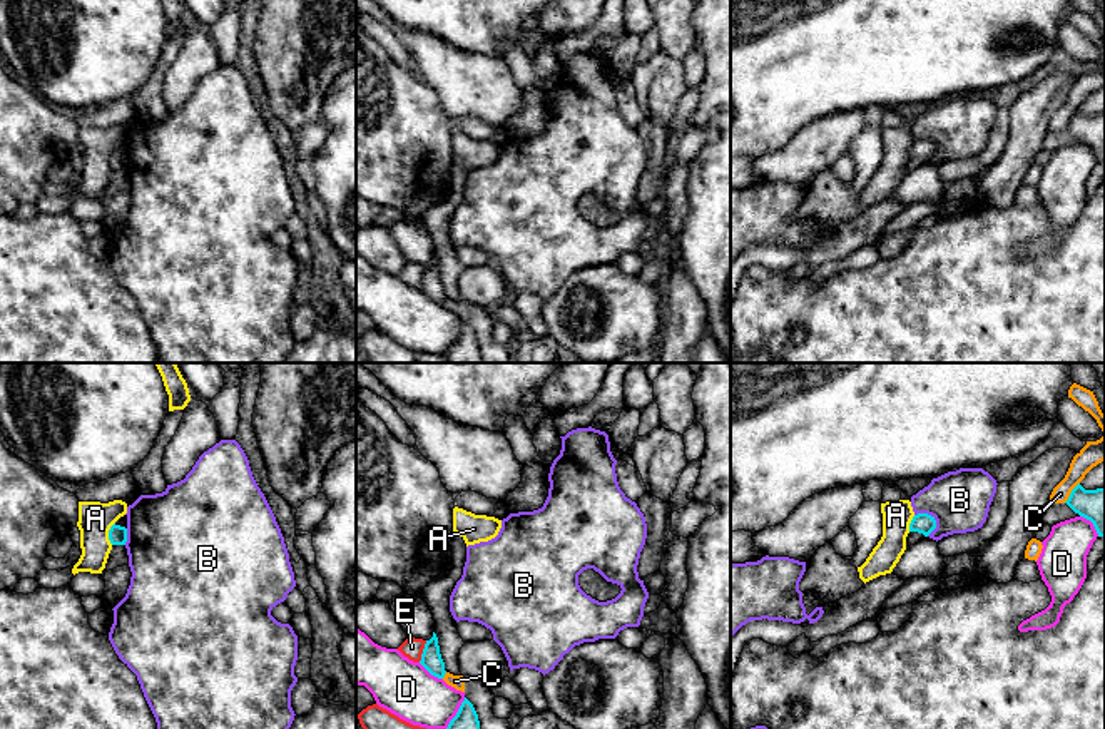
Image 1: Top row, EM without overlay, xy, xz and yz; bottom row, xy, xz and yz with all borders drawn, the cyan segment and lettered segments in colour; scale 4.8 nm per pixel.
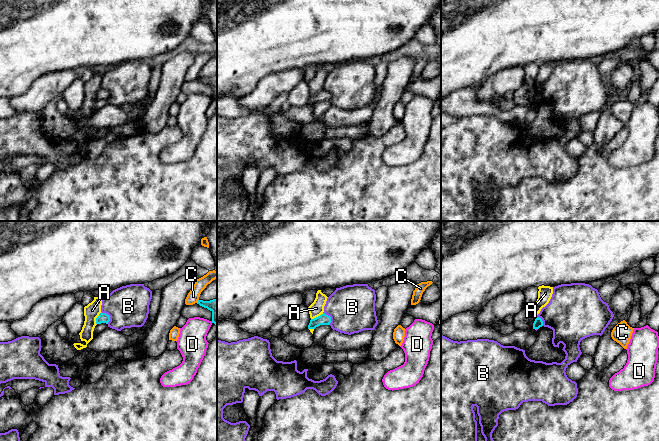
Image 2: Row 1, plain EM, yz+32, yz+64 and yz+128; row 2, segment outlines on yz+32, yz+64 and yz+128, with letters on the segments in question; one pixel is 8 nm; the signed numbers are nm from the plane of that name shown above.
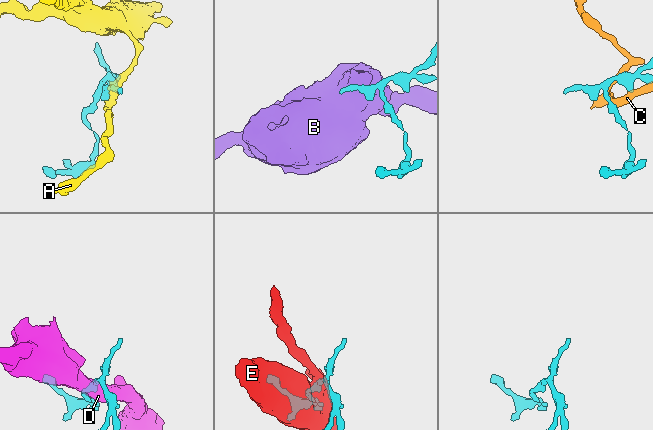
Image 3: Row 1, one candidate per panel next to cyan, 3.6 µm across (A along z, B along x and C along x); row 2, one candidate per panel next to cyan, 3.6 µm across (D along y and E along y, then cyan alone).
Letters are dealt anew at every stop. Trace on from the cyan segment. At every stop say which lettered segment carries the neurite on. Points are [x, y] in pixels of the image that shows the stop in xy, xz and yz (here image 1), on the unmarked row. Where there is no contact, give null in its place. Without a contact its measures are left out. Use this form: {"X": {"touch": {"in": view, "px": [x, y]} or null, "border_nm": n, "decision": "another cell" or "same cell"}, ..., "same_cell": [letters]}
{"A": {"touch": {"in": "xy", "px": [109, 159]}, "border_nm": 110, "decision": "another cell"}, "B": {"touch": {"in": "yz", "px": [935, 146]}, "border_nm": 130, "decision": "another cell"}, "C": {"touch": {"in": "yz", "px": [1072, 117]}, "border_nm": 130, "decision": "another cell"}, "D": {"touch": {"in": "xz", "px": [430, 298]}, "border_nm": 150, "decision": "another cell"}, "E": {"touch": {"in": "xz", "px": [423, 276]}, "border_nm": 110, "decision": "another cell"}, "same_cell": []}

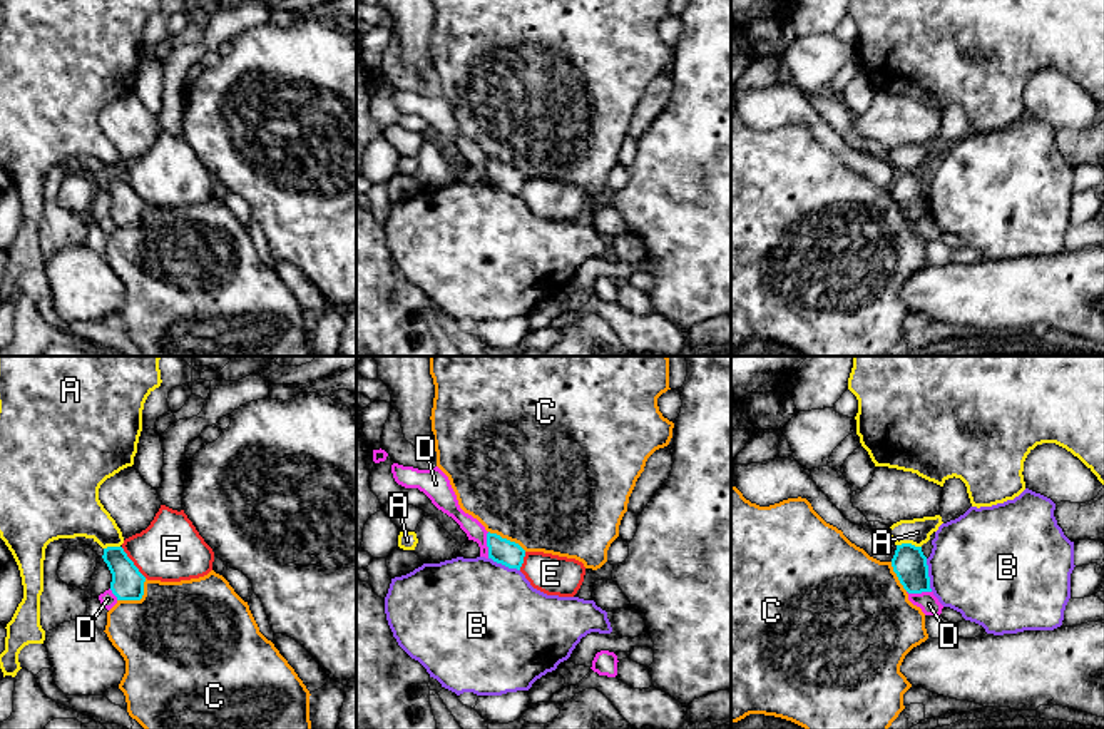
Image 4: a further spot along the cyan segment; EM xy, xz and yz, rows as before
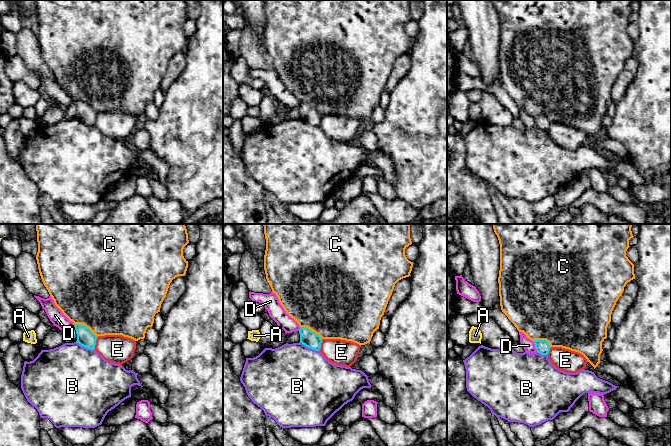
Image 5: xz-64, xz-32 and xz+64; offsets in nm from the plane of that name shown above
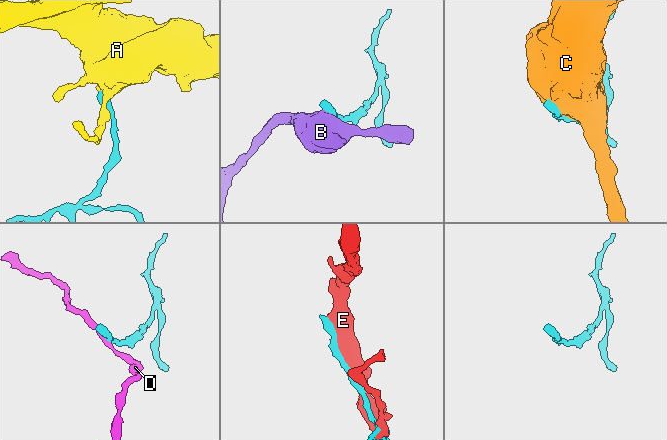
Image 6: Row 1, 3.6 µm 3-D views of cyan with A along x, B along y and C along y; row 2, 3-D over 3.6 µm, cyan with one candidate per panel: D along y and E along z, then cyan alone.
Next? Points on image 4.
{"A": {"touch": {"in": "yz", "px": [909, 169]}, "border_nm": 120, "decision": "same cell"}, "B": {"touch": {"in": "yz", "px": [927, 201]}, "border_nm": 160, "decision": "another cell"}, "C": {"touch": {"in": "xy", "px": [138, 224]}, "border_nm": 180, "decision": "another cell"}, "D": {"touch": {"in": "xz", "px": [487, 171]}, "border_nm": 130, "decision": "another cell"}, "E": {"touch": {"in": "xy", "px": [132, 188]}, "border_nm": 200, "decision": "another cell"}, "same_cell": ["A"]}

